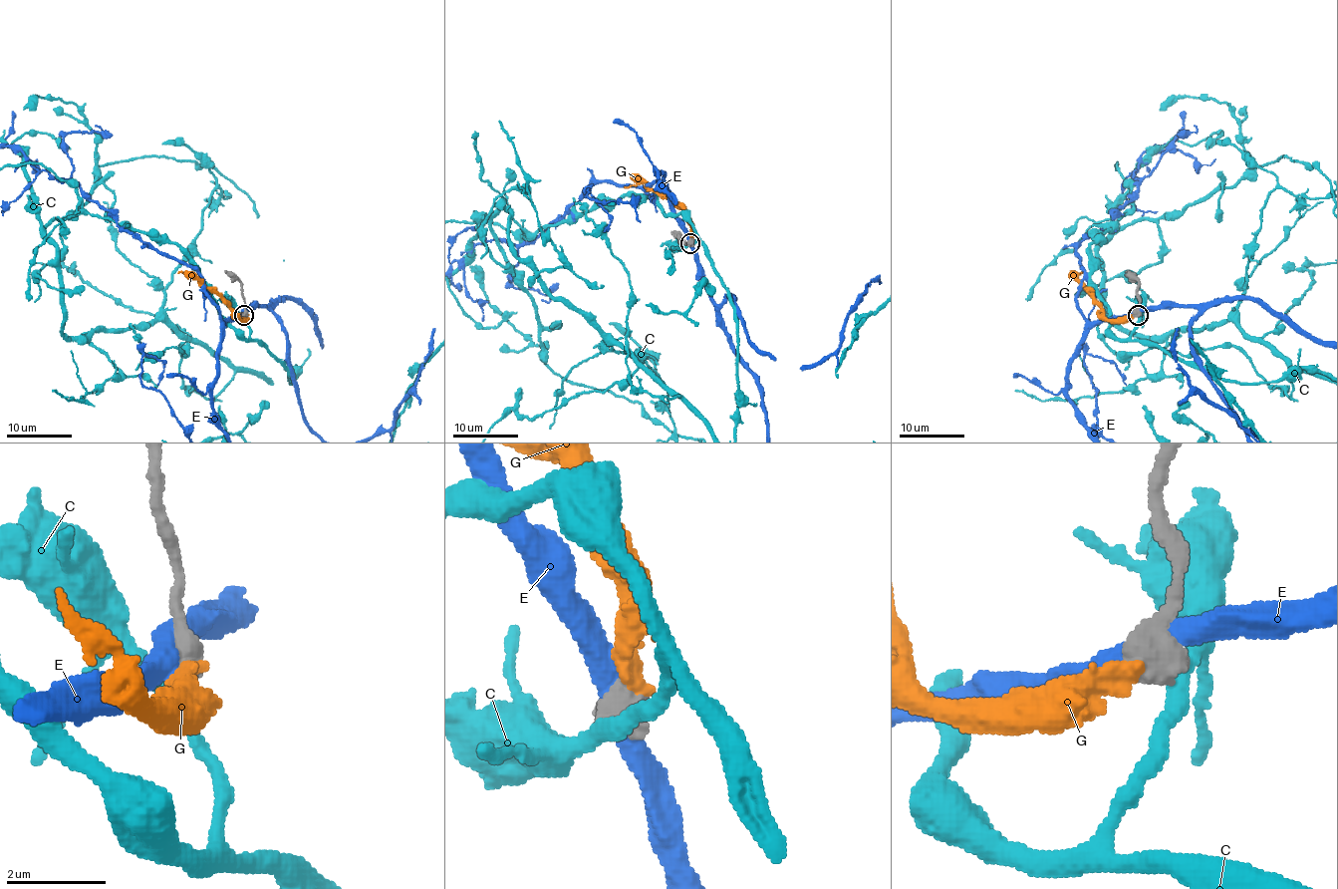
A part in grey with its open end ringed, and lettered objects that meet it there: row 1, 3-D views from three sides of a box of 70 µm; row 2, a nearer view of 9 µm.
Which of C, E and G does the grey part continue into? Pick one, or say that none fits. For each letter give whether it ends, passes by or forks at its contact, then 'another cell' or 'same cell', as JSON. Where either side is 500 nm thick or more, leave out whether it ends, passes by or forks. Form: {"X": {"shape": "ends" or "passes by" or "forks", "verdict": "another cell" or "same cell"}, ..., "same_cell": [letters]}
{"C": {"verdict": "another cell"}, "E": {"verdict": "another cell"}, "G": {"shape": "ends", "verdict": "another cell"}, "same_cell": []}

